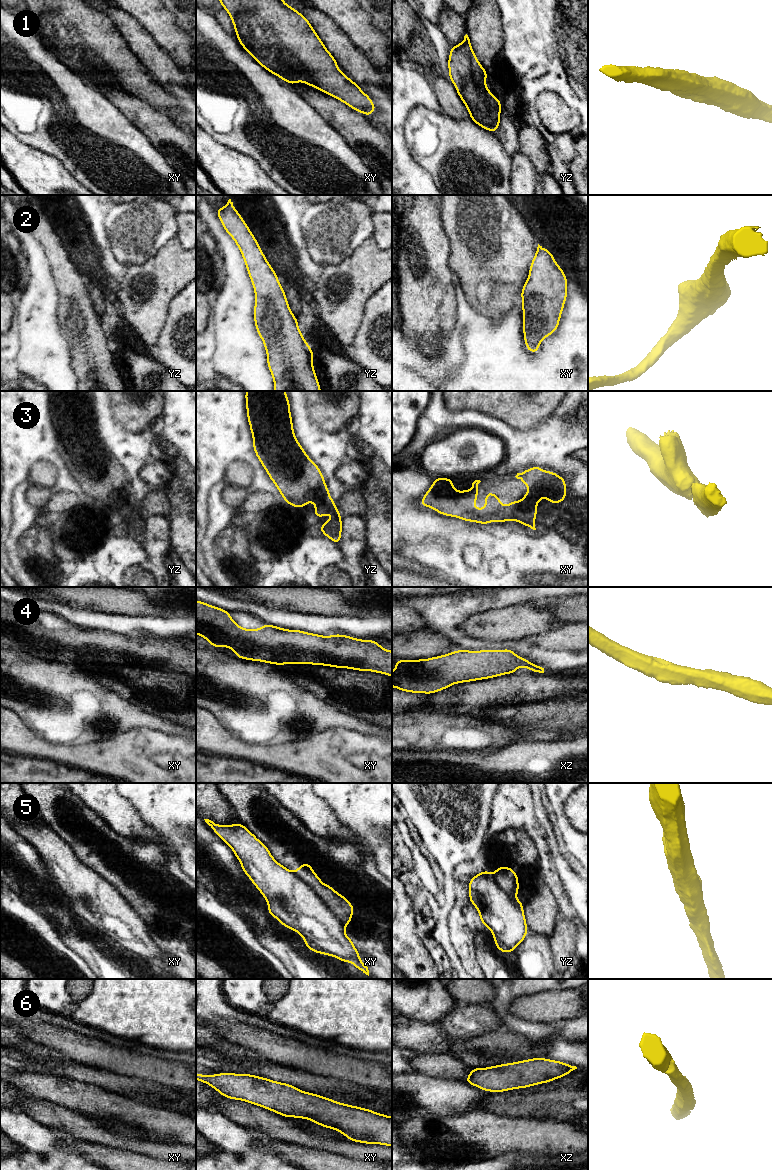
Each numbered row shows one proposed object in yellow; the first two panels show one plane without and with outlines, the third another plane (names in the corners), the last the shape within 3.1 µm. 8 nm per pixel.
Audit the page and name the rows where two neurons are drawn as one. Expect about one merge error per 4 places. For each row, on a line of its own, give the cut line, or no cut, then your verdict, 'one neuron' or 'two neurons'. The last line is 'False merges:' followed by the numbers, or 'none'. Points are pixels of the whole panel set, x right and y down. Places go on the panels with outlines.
1: no cut; one neuron
2: no cut; one neuron
3: no cut; one neuron
4: no cut; one neuron
5: cut in xy along (295, 873), (316, 893), (344, 927); two neurons
6: no cut; one neuron
False merges: 5

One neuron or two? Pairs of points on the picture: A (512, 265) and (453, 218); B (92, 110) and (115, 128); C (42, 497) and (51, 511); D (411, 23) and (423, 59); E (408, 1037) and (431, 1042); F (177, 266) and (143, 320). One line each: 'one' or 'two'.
A: one
B: one
C: two
D: one
E: one
F: one

